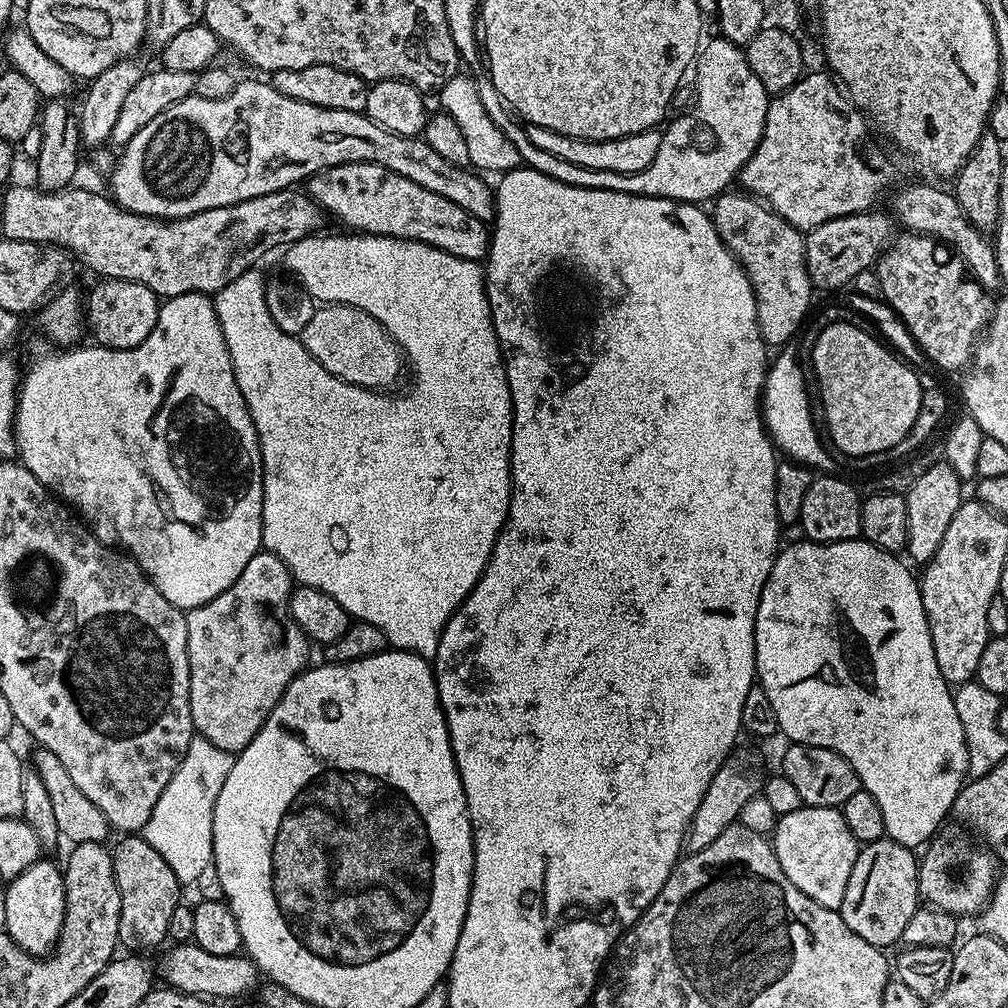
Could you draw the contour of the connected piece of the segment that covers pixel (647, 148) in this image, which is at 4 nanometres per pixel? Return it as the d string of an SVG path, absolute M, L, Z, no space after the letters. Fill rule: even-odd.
M487 73L476 74L474 79L479 88L479 96L482 98L491 120L500 120L500 124L516 124L516 128L520 128L520 132L524 132L524 140L529 140L532 148L540 148L540 152L548 152L548 156L553 156L555 160L564 160L564 164L584 168L584 172L605 170L612 172L612 176L644 176L644 172L648 172L648 168L652 168L652 164L656 164L655 155L659 153L661 145L661 131L657 129L612 140L572 139L542 127L526 125L508 103L500 99L491 77Z

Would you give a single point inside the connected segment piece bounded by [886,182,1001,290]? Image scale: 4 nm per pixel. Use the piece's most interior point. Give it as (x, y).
(924, 209)

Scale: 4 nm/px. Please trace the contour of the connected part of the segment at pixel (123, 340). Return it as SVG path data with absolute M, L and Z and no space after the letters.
M101 279L100 284L92 288L92 293L86 296L86 328L92 331L97 345L105 348L136 348L146 338L150 338L150 330L158 322L161 297L154 294L146 286L138 282L125 280Z

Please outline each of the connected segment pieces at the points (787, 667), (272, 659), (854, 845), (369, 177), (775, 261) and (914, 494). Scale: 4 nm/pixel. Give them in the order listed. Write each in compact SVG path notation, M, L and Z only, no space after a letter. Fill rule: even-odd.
M805 538L805 539L803 539L803 540L801 540L801 541L800 541L800 543L799 543L799 544L789 544L789 545L787 545L787 546L784 546L784 547L781 547L781 548L780 548L780 549L779 549L779 551L777 551L777 554L776 554L776 560L775 560L775 561L774 561L774 563L773 563L773 564L772 564L772 569L771 569L771 570L770 570L770 574L769 574L769 575L768 575L768 577L767 577L767 578L766 578L766 582L765 582L765 583L764 583L764 585L763 585L763 586L762 586L762 594L761 594L761 595L760 595L760 601L759 601L759 602L758 602L758 614L757 614L757 615L756 615L756 680L757 680L757 681L758 681L758 687L759 687L759 688L761 688L761 689L762 689L762 690L766 690L766 698L770 698L770 703L772 703L772 704L773 704L773 705L774 705L774 714L778 714L778 726L779 726L779 727L780 727L780 732L781 732L781 733L783 733L783 735L785 735L785 734L786 734L786 735L788 735L788 736L789 736L789 737L788 737L788 738L787 738L787 739L788 739L788 740L789 740L789 741L791 741L791 743L794 743L794 744L809 744L809 745L810 745L810 746L818 746L818 747L819 747L819 748L825 748L825 749L826 749L826 750L834 750L834 754L842 754L842 758L846 758L846 762L850 762L850 766L854 766L854 774L858 774L858 778L859 778L859 779L860 779L860 786L861 786L861 789L863 789L863 791L866 791L866 792L868 792L868 793L869 793L869 794L871 794L871 795L872 795L872 796L873 796L873 798L874 798L874 799L875 799L875 800L876 800L876 801L877 801L877 802L878 802L878 806L879 806L879 808L881 808L881 810L882 810L882 822L883 822L883 823L884 823L884 831L885 831L885 833L886 833L886 836L887 836L887 839L889 839L889 840L893 840L893 841L894 841L894 842L898 842L898 843L899 843L899 844L901 844L901 845L902 845L902 846L906 846L906 847L907 847L907 848L910 848L910 849L913 849L913 850L916 850L916 849L919 849L919 848L920 848L920 847L921 847L921 846L924 846L924 845L927 845L927 844L928 844L928 843L929 843L929 841L931 841L931 839L932 839L932 837L933 837L933 836L935 836L935 835L937 835L937 833L939 833L939 832L940 832L940 831L941 831L941 828L942 828L942 825L940 825L940 823L942 823L942 822L943 822L943 820L944 820L944 819L946 819L946 818L947 818L947 819L949 819L949 816L950 816L950 813L951 813L951 811L952 811L952 803L953 803L953 802L955 802L955 800L956 800L956 795L958 795L958 793L959 793L959 792L960 792L960 789L961 789L961 788L963 788L963 787L964 787L964 785L965 785L965 783L966 783L966 777L967 777L967 776L968 776L968 751L967 751L967 750L966 750L966 734L962 734L962 722L958 722L958 710L957 710L957 709L956 709L956 707L955 707L955 706L954 706L954 692L953 692L953 689L952 689L952 688L951 688L951 687L950 687L950 685L949 685L949 683L948 683L948 681L947 681L947 680L944 680L944 679L943 679L943 678L942 678L942 670L938 670L938 658L934 658L934 642L933 642L933 641L932 641L932 635L931 635L931 634L930 634L930 626L929 626L929 625L928 625L928 619L927 619L927 618L926 618L926 610L925 610L925 609L924 609L924 607L923 607L923 606L922 606L922 594L921 594L921 593L920 593L920 581L919 581L919 579L917 579L917 577L916 577L916 576L915 576L915 575L914 575L914 576L913 576L913 577L912 577L912 572L911 572L911 570L910 570L910 569L908 569L908 568L907 568L907 566L908 566L908 567L909 567L909 565L908 565L908 564L907 564L907 563L905 563L905 561L904 561L904 560L903 560L903 559L901 559L901 560L902 560L902 561L900 561L900 559L901 559L901 557L900 557L900 556L899 556L899 555L896 555L896 554L893 554L893 553L890 553L890 552L887 552L887 551L886 551L886 550L882 550L882 549L881 549L881 548L879 548L879 547L878 547L878 546L874 546L874 545L873 545L873 544L871 544L871 543L870 543L870 542L869 542L869 541L868 541L868 540L866 540L866 539L863 539L863 538L857 538L857 539L853 539L853 540L847 540L847 541L846 541L846 542L834 542L834 543L833 543L833 544L813 544L813 543L812 543L812 541L811 541L811 540L809 540L809 539L807 539L807 538Z
M261 550L246 562L246 570L238 574L234 586L202 606L187 609L184 621L190 662L190 718L193 729L214 742L218 750L239 754L258 730L262 730L286 686L309 667L310 641L288 615L288 599L292 597L293 587L292 575L282 558Z
M805 806L794 810L794 814L781 816L777 819L776 831L771 833L770 843L786 878L802 894L827 908L838 910L842 906L842 894L846 894L846 882L850 882L850 870L854 870L861 845L850 834L841 809Z
M339 164L333 168L325 168L323 172L307 181L306 191L331 219L333 216L338 223L348 227L345 229L353 233L393 236L399 240L417 240L438 250L446 250L446 254L454 254L458 258L477 262L487 257L490 228L485 221L474 218L474 214L462 210L462 206L454 206L450 198L442 198L442 194L434 194L426 190L426 186L418 186L418 182L410 182L410 178L402 178L402 174L394 174L394 170L386 170L386 166Z
M743 190L720 193L711 205L710 215L720 241L744 267L754 290L760 337L769 349L779 349L801 331L812 304L814 287L804 259L805 233Z
M947 462L939 463L930 465L921 476L919 473L906 493L906 514L908 515L906 556L909 561L917 560L917 565L920 566L934 558L938 546L942 546L942 537L945 536L946 529L950 527L950 522L962 503L960 476L954 474L954 470Z

